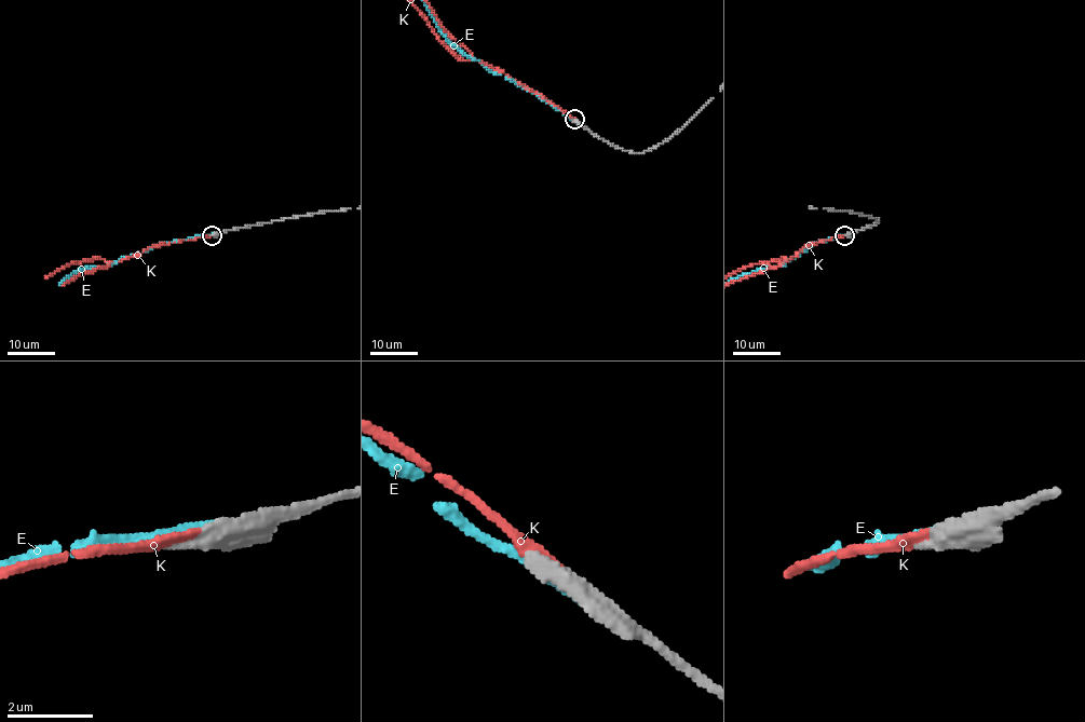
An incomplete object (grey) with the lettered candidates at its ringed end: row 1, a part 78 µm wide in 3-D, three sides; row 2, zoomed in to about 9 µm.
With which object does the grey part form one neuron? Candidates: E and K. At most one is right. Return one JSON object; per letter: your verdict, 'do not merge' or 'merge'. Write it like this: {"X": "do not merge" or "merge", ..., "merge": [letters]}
{"E": "do not merge", "K": "merge", "merge": ["K"]}

